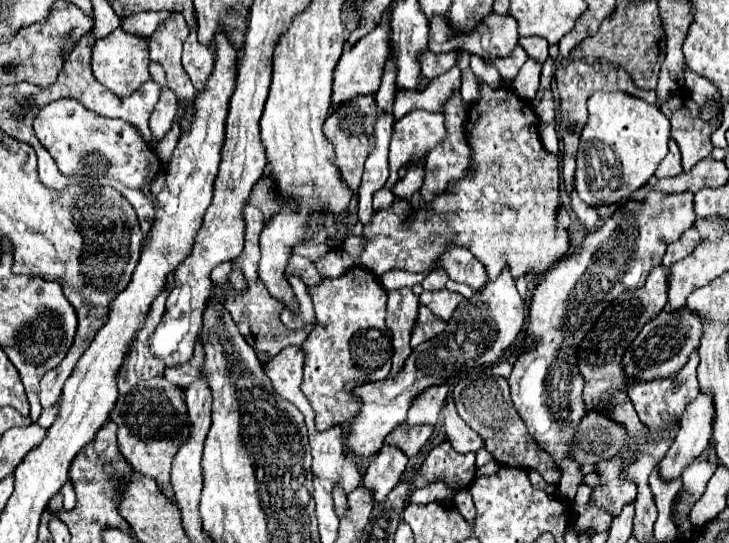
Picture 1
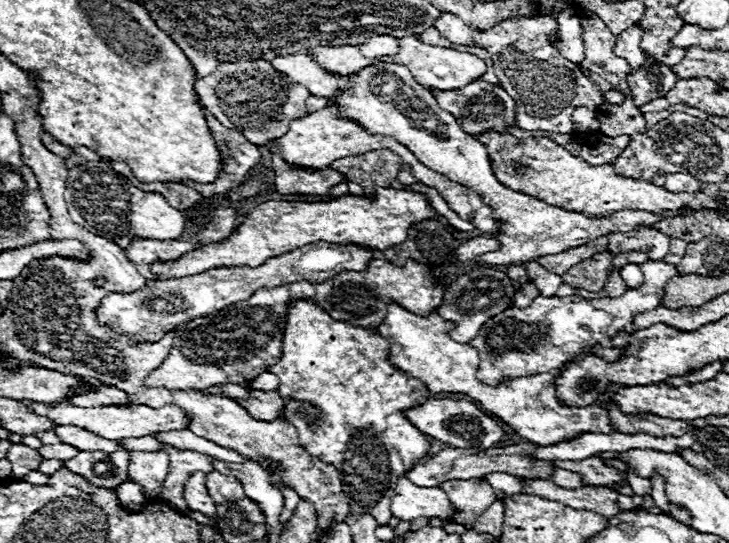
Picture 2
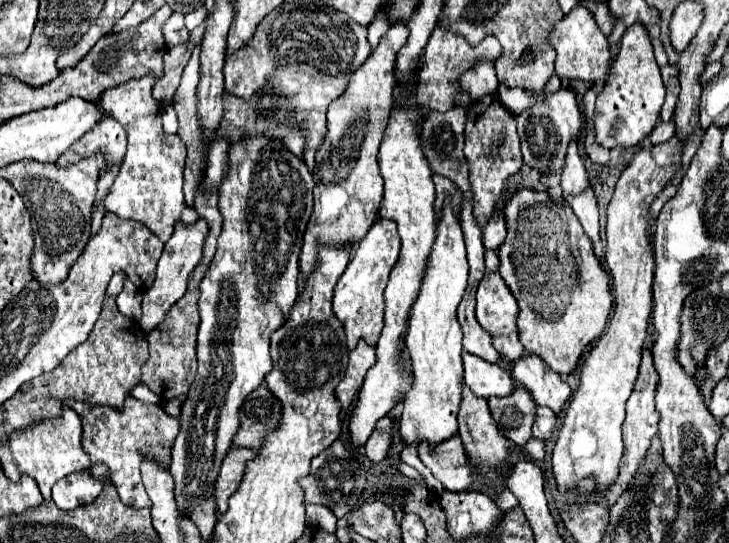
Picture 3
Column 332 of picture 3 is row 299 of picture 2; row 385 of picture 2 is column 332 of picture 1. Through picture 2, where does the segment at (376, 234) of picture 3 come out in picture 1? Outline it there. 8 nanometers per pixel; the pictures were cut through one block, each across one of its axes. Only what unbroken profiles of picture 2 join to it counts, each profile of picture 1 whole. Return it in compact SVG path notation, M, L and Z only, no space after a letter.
M352 268L340 278L322 280L318 286L308 288L308 292L314 302L318 326L302 344L306 352L302 392L314 408L318 430L334 424L348 428L360 410L360 400L352 396L352 390L364 382L384 380L390 374L392 340L384 322L386 290L372 272Z

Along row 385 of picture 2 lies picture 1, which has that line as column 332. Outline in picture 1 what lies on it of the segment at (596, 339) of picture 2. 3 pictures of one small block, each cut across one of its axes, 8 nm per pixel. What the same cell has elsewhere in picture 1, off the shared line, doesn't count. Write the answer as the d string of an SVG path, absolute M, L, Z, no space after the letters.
M336 486L332 490L332 496L334 496L334 506L336 506L338 518L344 518L348 514L348 498L346 498L346 492L340 490L340 486Z

